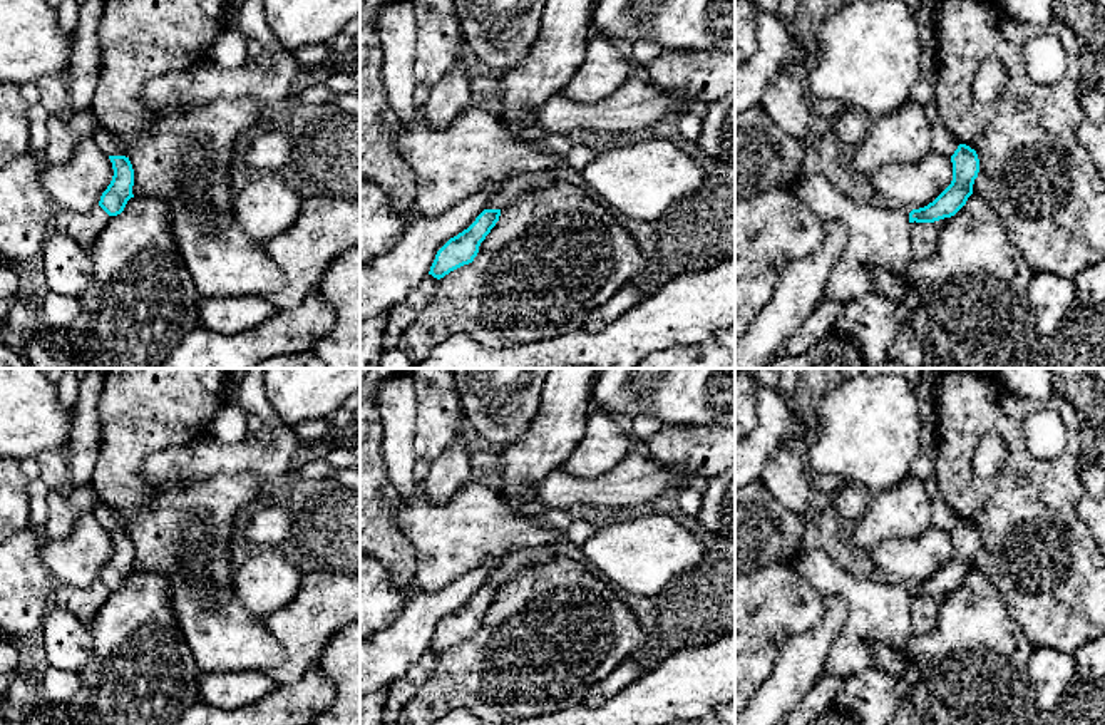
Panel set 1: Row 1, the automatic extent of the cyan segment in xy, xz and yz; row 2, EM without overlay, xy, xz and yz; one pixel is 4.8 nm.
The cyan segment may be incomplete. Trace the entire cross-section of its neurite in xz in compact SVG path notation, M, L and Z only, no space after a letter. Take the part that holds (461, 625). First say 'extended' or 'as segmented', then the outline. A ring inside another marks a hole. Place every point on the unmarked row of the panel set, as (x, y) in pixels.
as segmented | M484 584L475 596L450 613L435 630L429 650L440 655L450 646L469 640L479 628L481 618L499 596L501 584Z

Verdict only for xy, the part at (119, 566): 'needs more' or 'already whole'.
already whole

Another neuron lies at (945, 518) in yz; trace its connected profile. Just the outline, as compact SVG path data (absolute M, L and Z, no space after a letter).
M936 476L929 477L924 482L924 489L933 502L931 526L951 532L958 524L959 517L956 511L941 496Z

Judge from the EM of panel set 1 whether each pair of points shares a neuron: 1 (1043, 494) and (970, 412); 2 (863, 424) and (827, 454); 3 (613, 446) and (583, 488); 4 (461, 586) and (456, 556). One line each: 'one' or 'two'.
1: one
2: one
3: two
4: two

